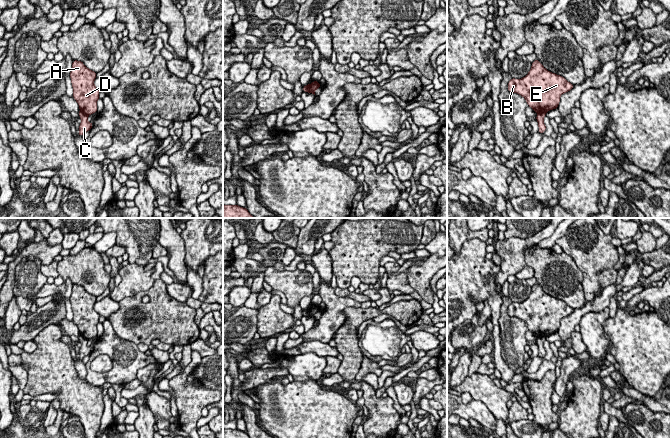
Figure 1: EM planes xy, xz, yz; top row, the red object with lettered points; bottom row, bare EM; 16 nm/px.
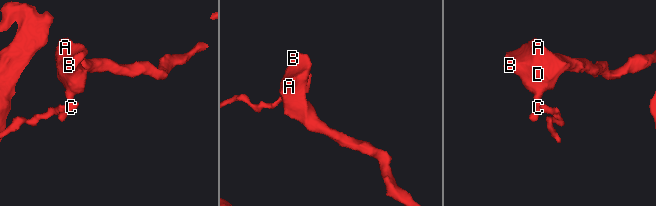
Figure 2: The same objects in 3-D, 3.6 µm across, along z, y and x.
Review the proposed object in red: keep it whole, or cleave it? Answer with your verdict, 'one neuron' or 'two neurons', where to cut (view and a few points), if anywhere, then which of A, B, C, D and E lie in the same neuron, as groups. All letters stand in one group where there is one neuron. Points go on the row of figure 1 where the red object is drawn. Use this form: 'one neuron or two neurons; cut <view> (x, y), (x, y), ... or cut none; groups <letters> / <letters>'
two neurons; cut xy (80, 110), (87, 115); groups A B D E / C

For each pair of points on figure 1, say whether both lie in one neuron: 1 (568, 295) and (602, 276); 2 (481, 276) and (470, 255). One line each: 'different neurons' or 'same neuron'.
1: different neurons
2: same neuron

